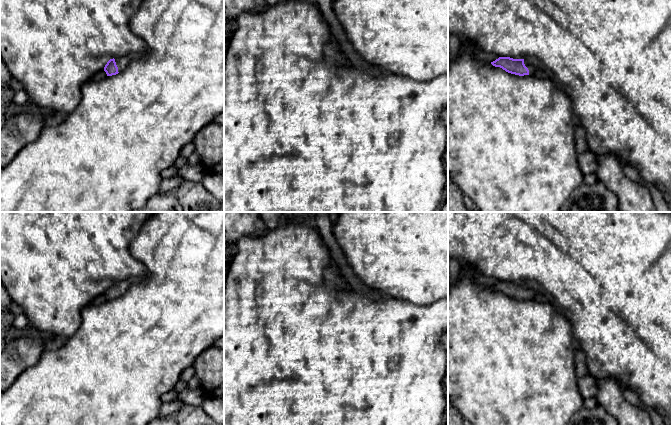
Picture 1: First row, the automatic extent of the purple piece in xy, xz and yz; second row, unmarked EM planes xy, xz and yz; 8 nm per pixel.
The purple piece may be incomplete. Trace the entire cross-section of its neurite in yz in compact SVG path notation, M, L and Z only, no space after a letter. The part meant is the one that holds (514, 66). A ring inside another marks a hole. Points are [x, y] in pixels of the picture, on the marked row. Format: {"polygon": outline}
{"polygon": "M499 57L491 62L495 67L500 67L508 73L524 76L534 73L538 67L537 63L530 59L513 59L510 57Z"}

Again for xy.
{"polygon": "M127 56L116 57L110 59L107 62L107 64L104 67L104 71L106 72L107 76L116 75L119 72L123 71L128 66L129 63L130 60Z"}

